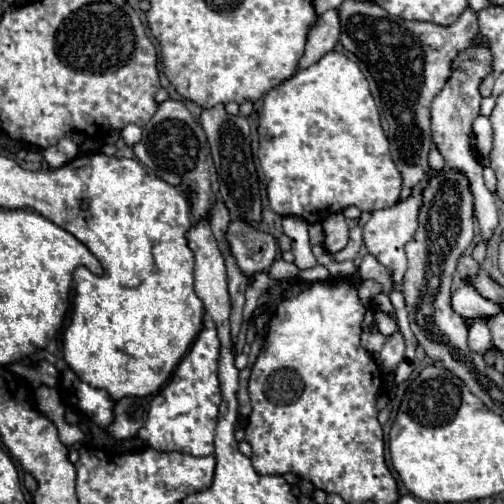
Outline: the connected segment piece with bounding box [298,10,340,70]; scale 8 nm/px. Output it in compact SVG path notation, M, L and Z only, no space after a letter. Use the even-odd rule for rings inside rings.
M328 10L320 14L316 24L310 28L308 42L306 42L306 54L302 56L298 68L302 70L318 62L324 54L334 50L338 40L340 40L340 18L336 10Z

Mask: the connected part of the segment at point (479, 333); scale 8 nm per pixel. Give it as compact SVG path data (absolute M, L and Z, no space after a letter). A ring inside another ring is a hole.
M480 316L480 318L474 318L470 322L470 328L468 328L468 344L478 354L484 354L488 348L494 348L492 346L492 338L490 338L488 318Z

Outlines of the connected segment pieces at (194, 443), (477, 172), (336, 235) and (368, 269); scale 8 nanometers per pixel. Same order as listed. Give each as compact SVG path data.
M206 318L194 346L184 356L170 382L164 386L164 392L158 392L152 398L148 420L138 432L138 436L144 442L148 442L154 450L184 452L192 456L208 456L214 452L214 432L218 422L218 408L222 402L220 380L218 380L218 358L220 358L220 340L216 324L212 324L212 320Z
M472 44L464 52L458 52L458 56L452 60L452 72L450 78L446 80L444 88L436 94L432 102L432 140L446 160L446 166L458 172L464 172L472 184L472 196L474 196L474 208L476 208L476 220L482 230L482 240L486 242L494 228L498 226L498 216L496 216L496 204L494 204L494 194L488 192L482 180L482 166L470 152L470 130L472 122L480 116L480 92L478 86L482 78L492 72L492 52L488 52L488 44Z
M342 212L332 214L321 222L325 231L324 246L330 254L342 250L348 244L348 226Z
M364 256L360 266L358 266L358 272L360 272L360 278L362 280L376 280L378 284L384 286L384 290L390 290L390 270L384 268L374 256Z

